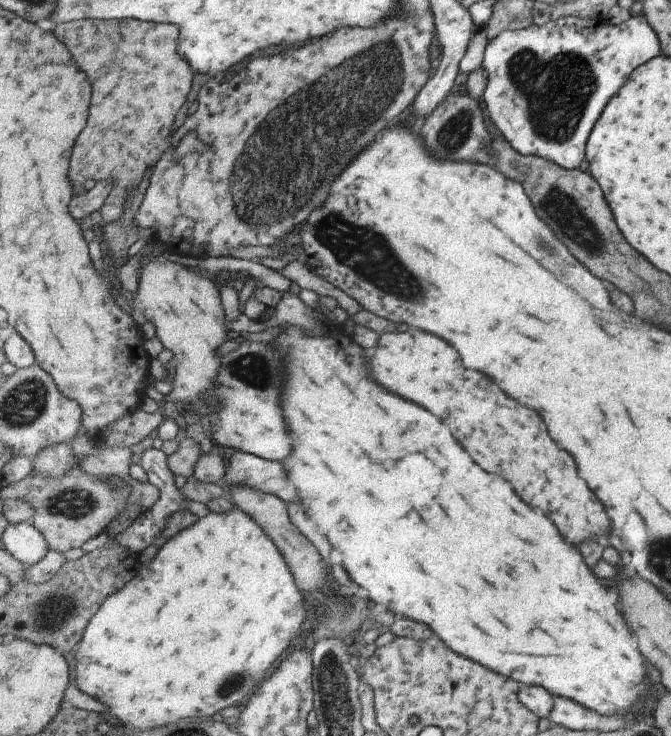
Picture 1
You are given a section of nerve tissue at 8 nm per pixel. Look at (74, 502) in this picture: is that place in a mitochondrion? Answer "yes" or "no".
yes

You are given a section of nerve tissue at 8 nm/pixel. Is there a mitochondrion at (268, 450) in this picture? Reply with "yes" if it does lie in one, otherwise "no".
no

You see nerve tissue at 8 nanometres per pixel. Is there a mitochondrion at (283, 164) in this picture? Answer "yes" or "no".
yes

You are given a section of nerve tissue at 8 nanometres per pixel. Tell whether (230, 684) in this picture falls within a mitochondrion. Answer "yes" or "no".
yes

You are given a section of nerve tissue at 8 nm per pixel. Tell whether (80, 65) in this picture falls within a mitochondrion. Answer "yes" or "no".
no

